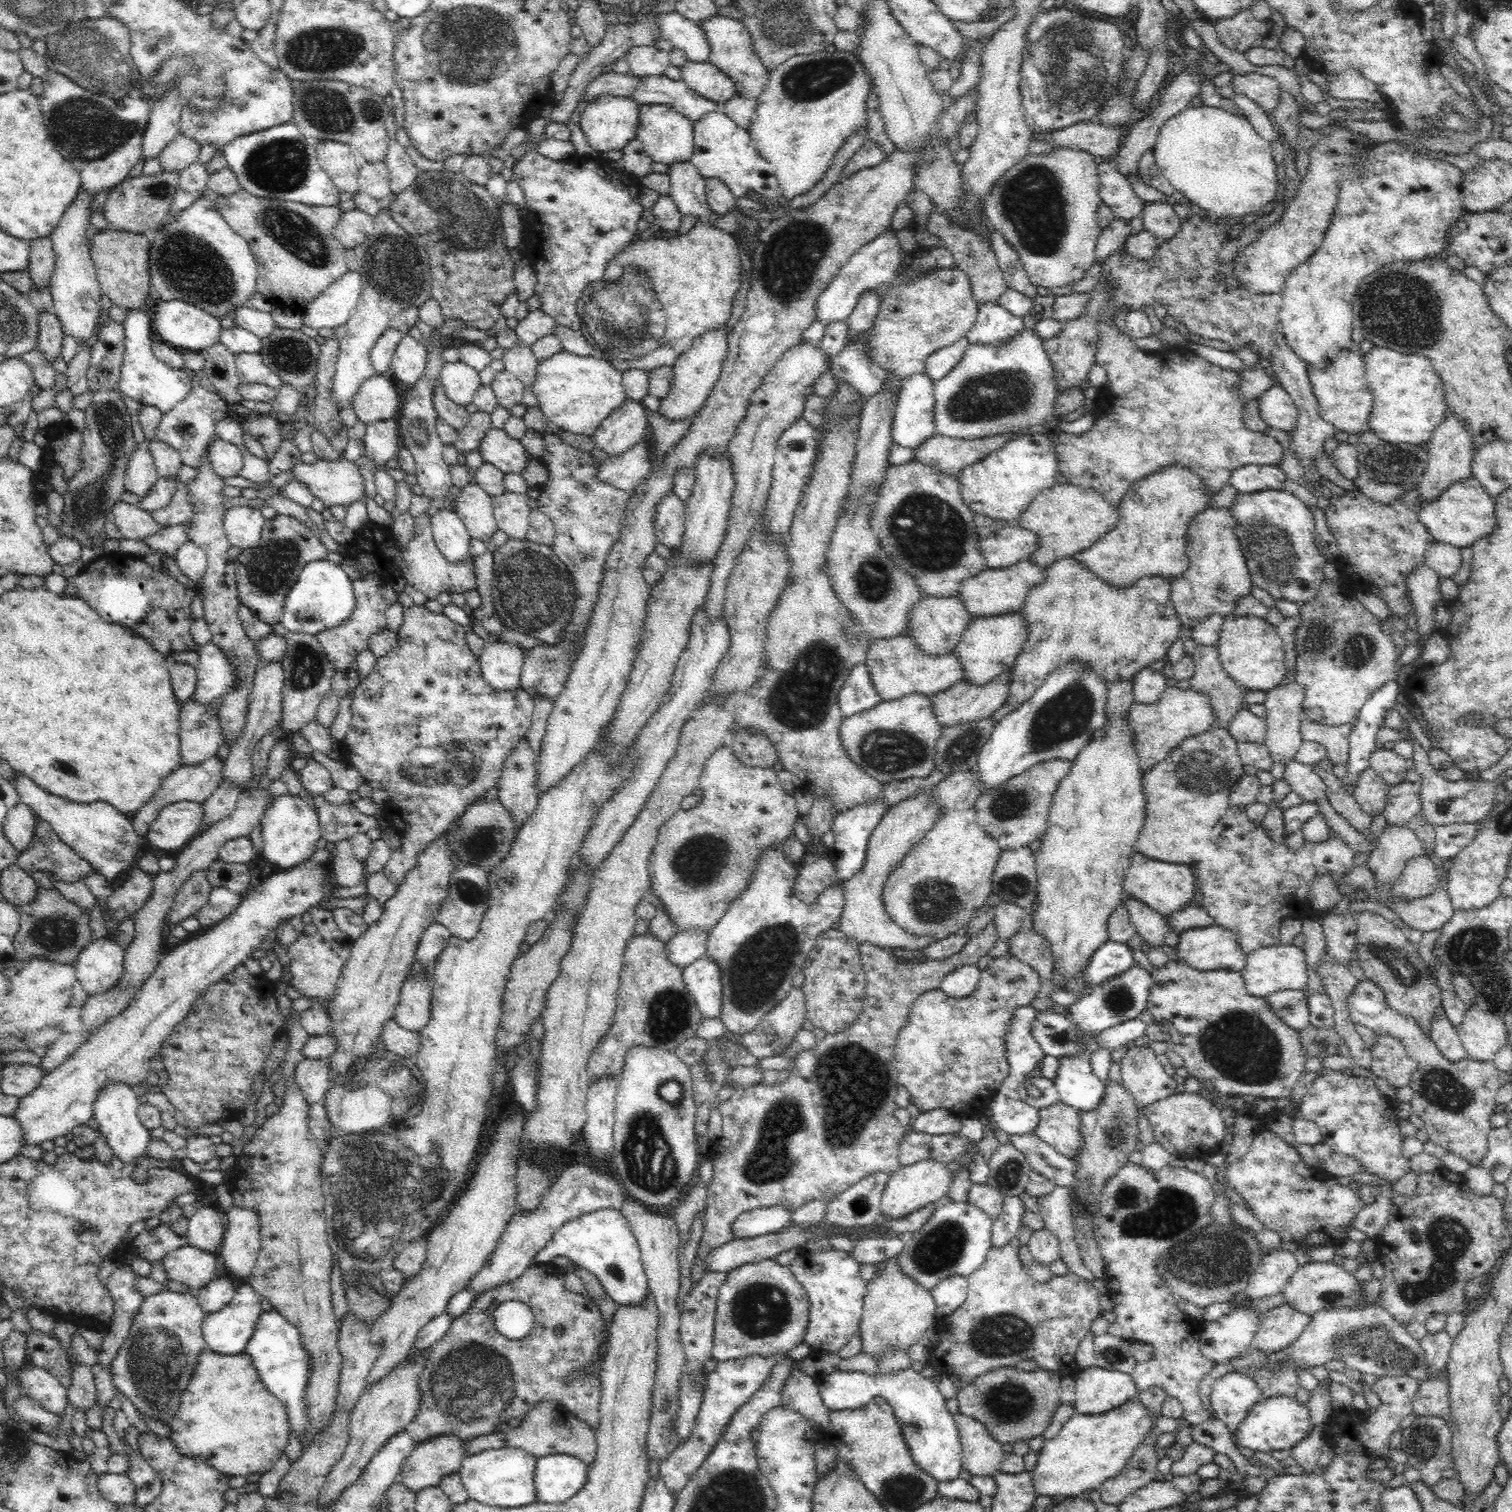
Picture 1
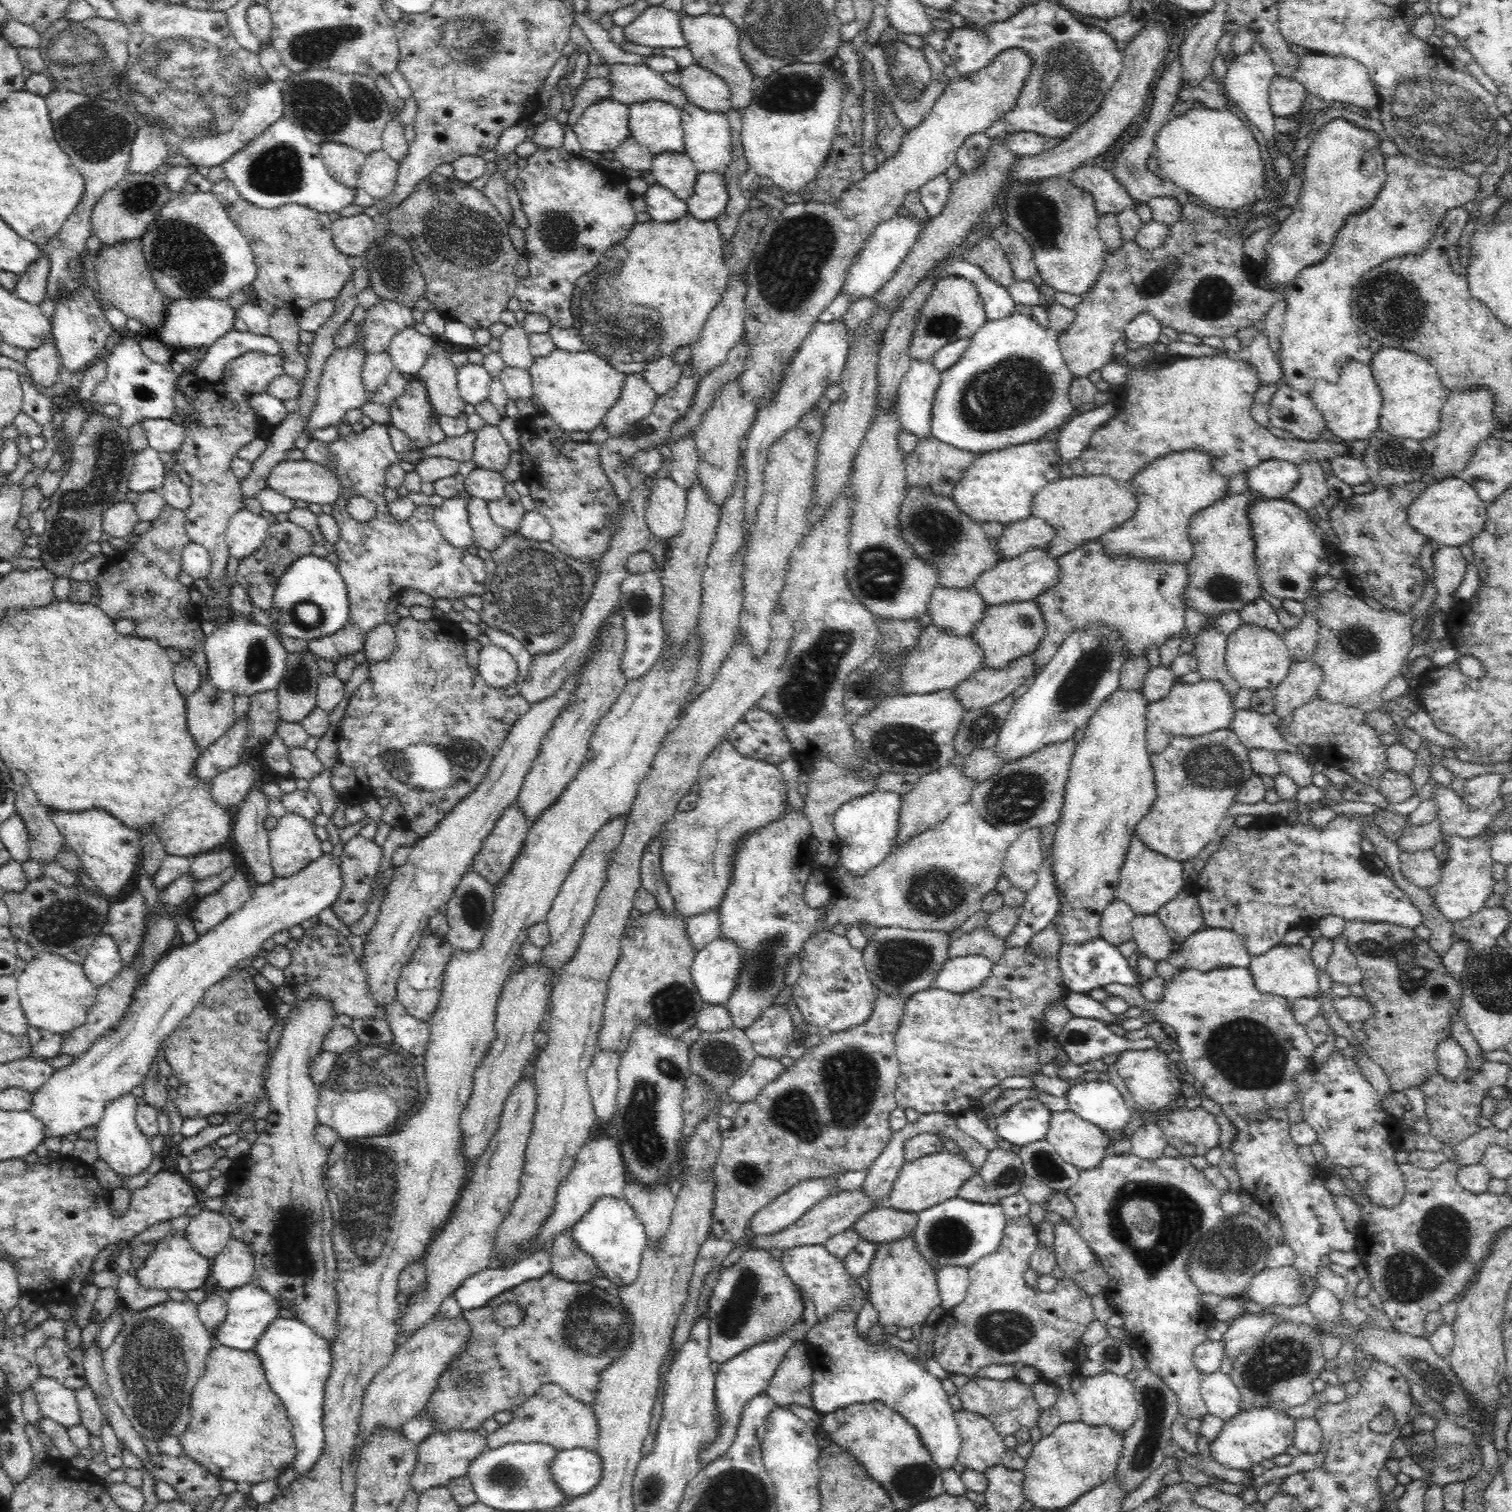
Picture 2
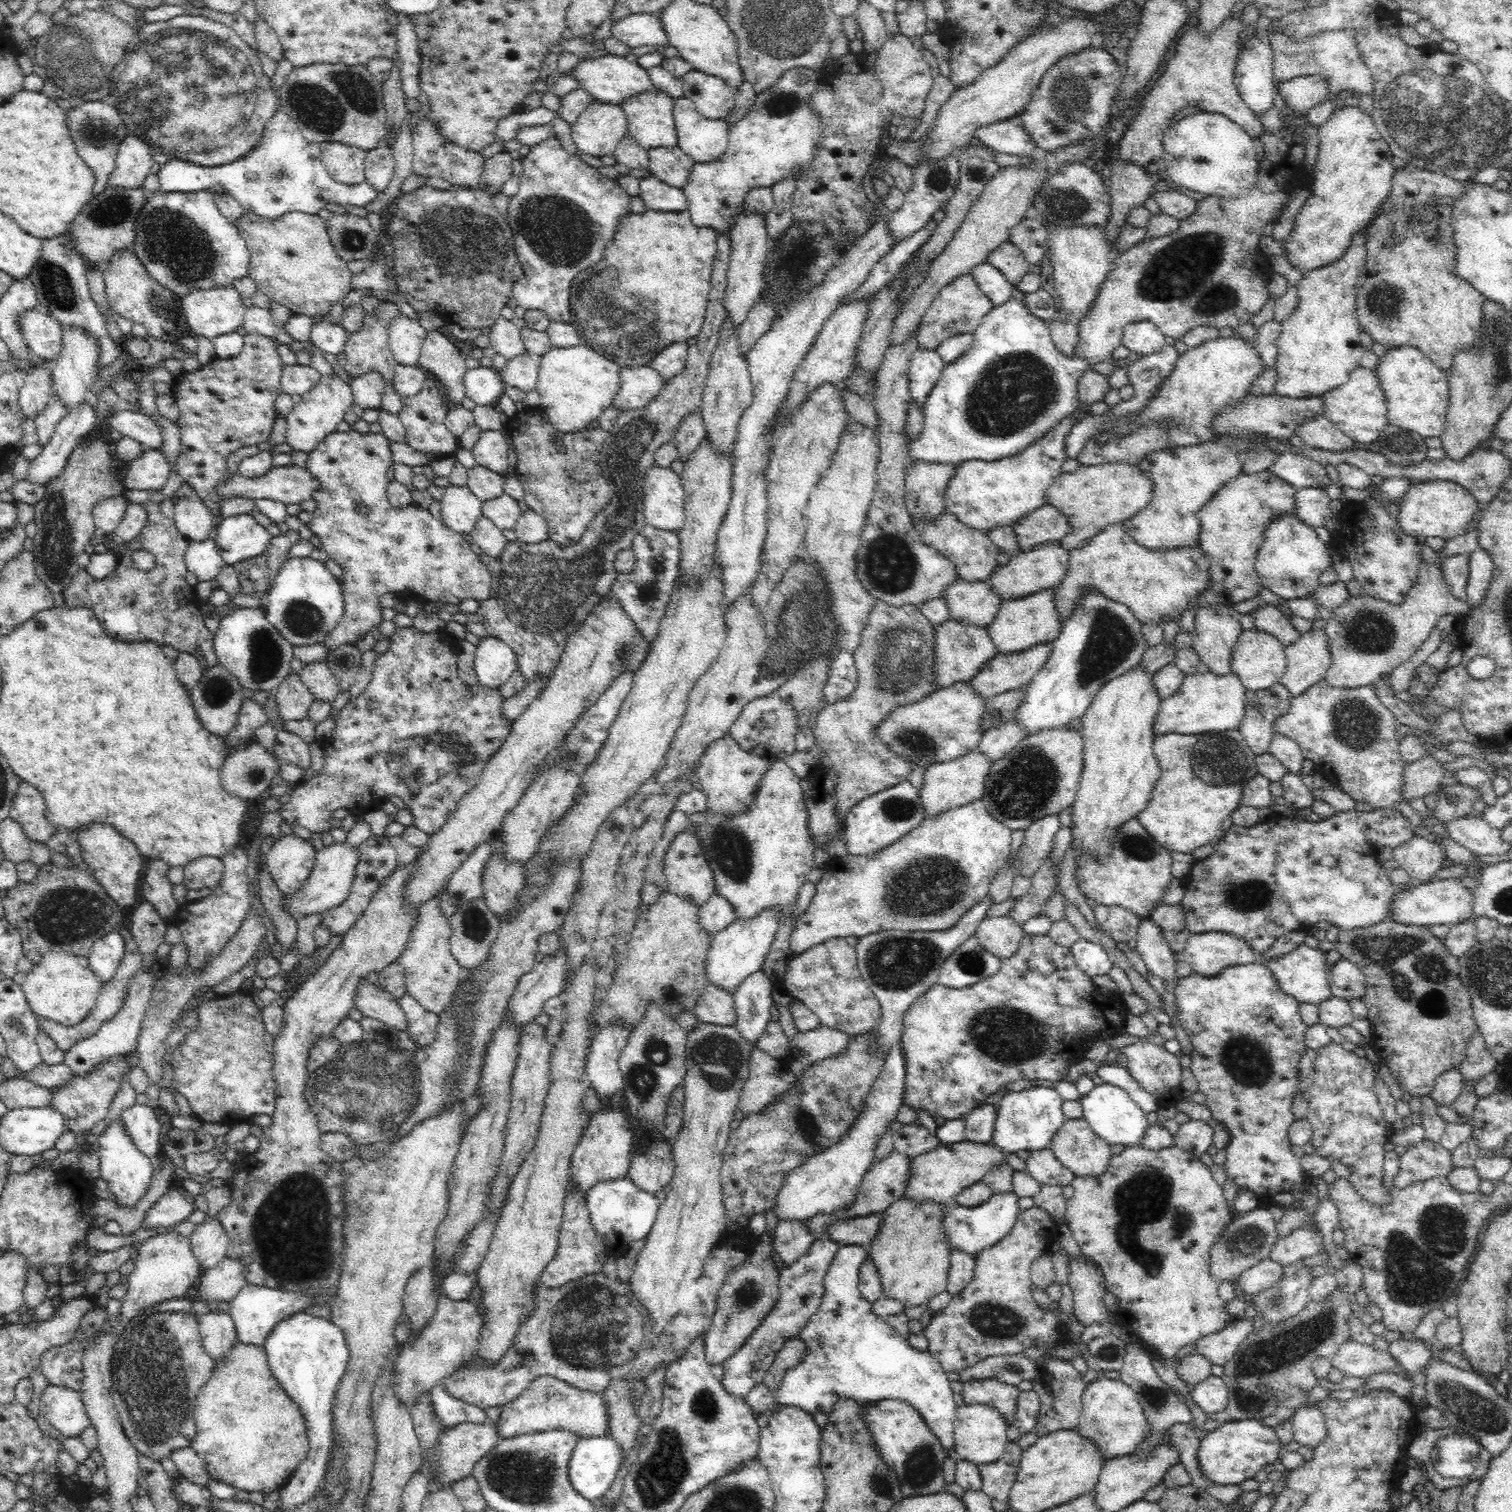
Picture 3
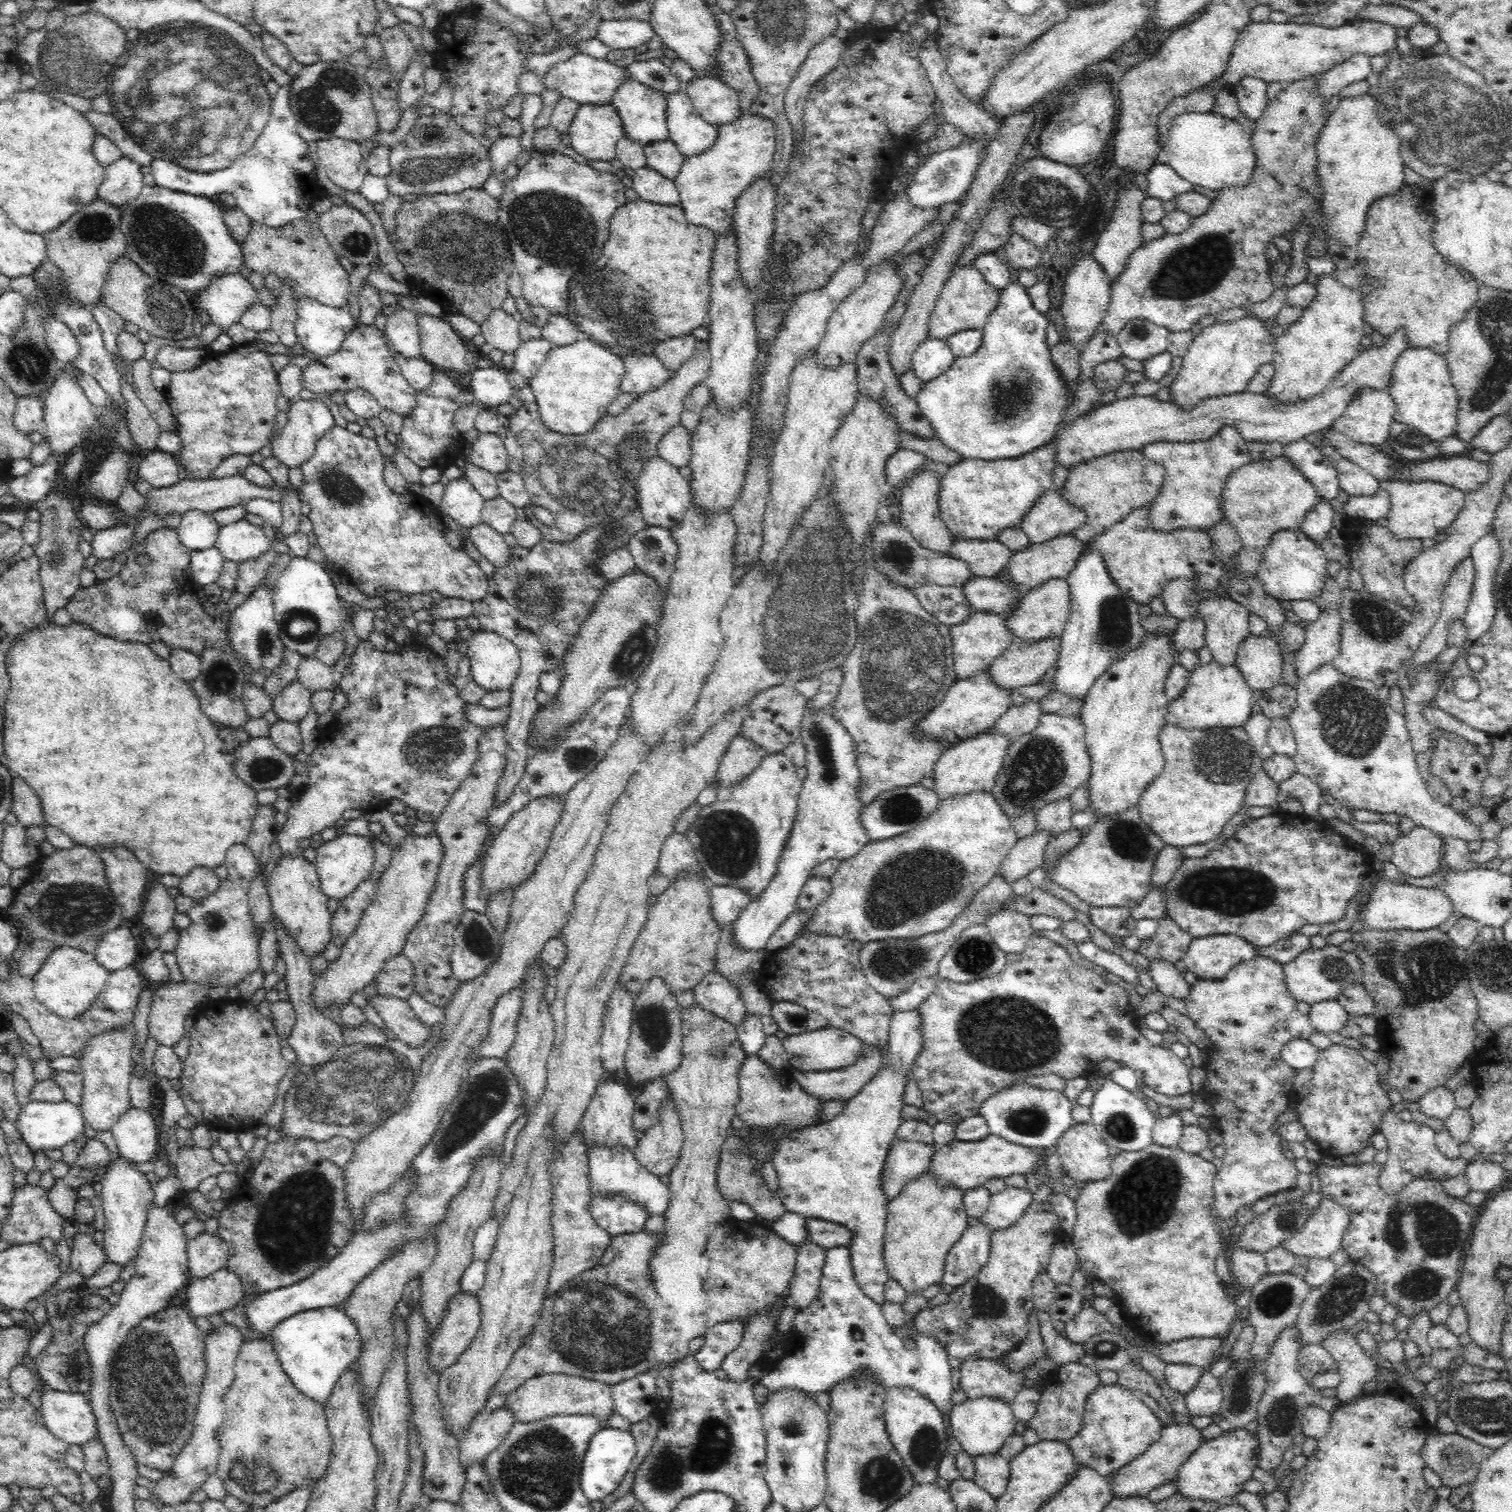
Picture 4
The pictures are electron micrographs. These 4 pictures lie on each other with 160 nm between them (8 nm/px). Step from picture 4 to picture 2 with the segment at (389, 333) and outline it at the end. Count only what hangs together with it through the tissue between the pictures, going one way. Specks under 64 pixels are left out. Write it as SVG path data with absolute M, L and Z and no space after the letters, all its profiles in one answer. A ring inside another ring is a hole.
M414 327L401 329L392 337L388 348L395 370L410 380L415 379L424 368L433 344L432 337L418 333Z

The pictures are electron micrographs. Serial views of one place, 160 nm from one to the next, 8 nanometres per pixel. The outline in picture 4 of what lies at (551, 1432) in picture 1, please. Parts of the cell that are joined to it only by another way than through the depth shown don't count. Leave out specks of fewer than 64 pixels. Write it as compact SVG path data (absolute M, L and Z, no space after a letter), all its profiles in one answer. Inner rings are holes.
M567 1373L541 1374L540 1376L534 1376L528 1379L514 1392L507 1394L503 1406L511 1411L516 1423L539 1421L551 1416L592 1415L593 1417L598 1417L603 1422L603 1427L607 1427L608 1425L606 1424L616 1413L611 1385L604 1384L600 1381L586 1380L577 1376L568 1376Z

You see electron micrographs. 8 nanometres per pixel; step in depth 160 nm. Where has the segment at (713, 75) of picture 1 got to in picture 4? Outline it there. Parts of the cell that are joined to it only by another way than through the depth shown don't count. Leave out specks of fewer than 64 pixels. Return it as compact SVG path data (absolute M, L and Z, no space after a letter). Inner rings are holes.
M710 76L694 77L683 84L694 110L708 124L730 124L740 118L738 93L727 84Z

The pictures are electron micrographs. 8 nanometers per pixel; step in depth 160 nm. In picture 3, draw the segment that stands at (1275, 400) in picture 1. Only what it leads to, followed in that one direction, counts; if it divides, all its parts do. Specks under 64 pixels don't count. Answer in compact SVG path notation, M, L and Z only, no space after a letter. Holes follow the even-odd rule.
M1323 414L1300 423L1294 433L1300 437L1302 444L1324 451L1354 450L1358 445L1338 430Z

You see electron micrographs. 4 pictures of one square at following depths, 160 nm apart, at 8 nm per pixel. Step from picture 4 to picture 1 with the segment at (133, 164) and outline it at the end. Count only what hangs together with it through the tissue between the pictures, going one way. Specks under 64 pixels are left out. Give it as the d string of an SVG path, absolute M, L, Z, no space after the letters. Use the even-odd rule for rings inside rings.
M172 87L154 100L142 137L142 158L156 158L180 134L181 91Z

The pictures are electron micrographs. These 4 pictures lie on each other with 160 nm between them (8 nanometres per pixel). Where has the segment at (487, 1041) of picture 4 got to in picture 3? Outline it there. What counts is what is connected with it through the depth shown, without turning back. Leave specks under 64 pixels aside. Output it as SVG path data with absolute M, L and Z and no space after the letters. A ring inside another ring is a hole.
M563 945L558 952L545 956L530 972L520 977L507 1008L515 1014L516 1024L528 1024L543 1012L543 1004L552 997L560 997L566 990L565 966L567 955Z

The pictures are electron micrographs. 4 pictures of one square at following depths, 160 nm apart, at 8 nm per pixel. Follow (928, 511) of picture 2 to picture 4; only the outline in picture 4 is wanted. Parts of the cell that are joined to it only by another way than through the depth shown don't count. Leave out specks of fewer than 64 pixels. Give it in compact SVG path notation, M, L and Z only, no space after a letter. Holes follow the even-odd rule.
M952 536L952 546L947 554L966 562L974 577L996 577L1011 559L1011 549L996 540L958 539L956 536Z

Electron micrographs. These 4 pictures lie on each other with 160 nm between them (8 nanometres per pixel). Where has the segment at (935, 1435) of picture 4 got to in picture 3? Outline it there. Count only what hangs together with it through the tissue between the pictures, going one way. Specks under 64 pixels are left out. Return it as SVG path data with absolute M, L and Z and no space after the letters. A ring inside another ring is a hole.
M880 1399L867 1406L866 1427L870 1429L871 1440L879 1455L899 1478L904 1498L928 1496L944 1490L946 1483L942 1465L946 1456L943 1445L912 1405L900 1399Z

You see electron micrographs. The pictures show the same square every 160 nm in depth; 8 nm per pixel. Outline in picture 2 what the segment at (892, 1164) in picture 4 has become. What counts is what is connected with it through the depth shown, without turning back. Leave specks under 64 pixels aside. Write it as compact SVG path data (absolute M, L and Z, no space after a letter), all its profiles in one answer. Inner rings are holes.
M854 1189L852 1192L834 1193L816 1204L810 1211L805 1212L799 1220L796 1220L796 1223L790 1224L784 1231L772 1235L752 1236L748 1241L745 1240L743 1255L754 1249L763 1249L770 1253L773 1249L785 1251L799 1245L823 1245L832 1236L849 1230L865 1213L876 1206L880 1206L880 1202L874 1202L867 1197L866 1190Z

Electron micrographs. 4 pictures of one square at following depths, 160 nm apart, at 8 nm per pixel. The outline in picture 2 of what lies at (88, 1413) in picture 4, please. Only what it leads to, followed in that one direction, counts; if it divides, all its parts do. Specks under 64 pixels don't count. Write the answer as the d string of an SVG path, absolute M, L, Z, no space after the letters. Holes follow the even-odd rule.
M40 1375L31 1384L36 1393L41 1414L54 1422L72 1428L81 1422L75 1392L64 1387L56 1379Z

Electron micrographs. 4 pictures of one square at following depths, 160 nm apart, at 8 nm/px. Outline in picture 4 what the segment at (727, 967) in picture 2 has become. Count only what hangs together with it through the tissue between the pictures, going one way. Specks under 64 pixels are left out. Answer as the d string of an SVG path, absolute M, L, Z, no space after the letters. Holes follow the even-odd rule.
M830 705L806 713L801 721L800 741L806 746L805 767L808 776L797 800L797 817L792 832L777 862L776 876L772 877L771 883L759 897L746 905L730 930L730 937L736 947L746 951L766 951L770 937L796 909L796 898L814 866L828 859L838 859L841 862L847 860L870 843L870 837L864 831L859 817L866 805L858 795L858 750L847 730L835 720Z

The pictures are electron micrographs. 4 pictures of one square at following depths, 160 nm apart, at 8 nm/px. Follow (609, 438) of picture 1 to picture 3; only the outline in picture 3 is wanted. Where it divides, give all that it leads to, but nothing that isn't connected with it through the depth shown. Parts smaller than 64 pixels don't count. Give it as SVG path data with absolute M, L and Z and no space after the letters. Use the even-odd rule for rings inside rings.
M641 365L640 368L621 367L619 374L620 390L611 406L622 413L646 408L665 385L663 378L649 365Z

